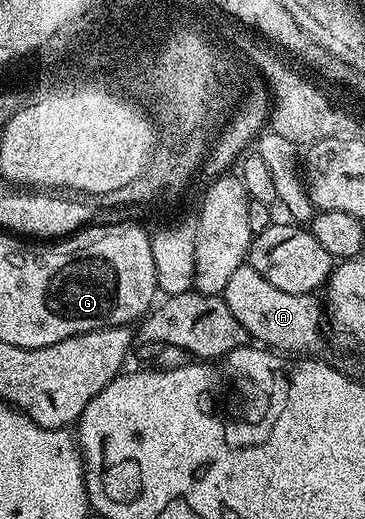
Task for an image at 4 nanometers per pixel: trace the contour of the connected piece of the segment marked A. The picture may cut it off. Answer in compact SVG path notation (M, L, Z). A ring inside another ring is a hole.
M246 265L235 269L231 281L227 281L223 298L239 325L247 329L250 340L266 348L278 353L313 353L321 343L323 303L316 294L283 293L283 289L275 289L263 273Z

